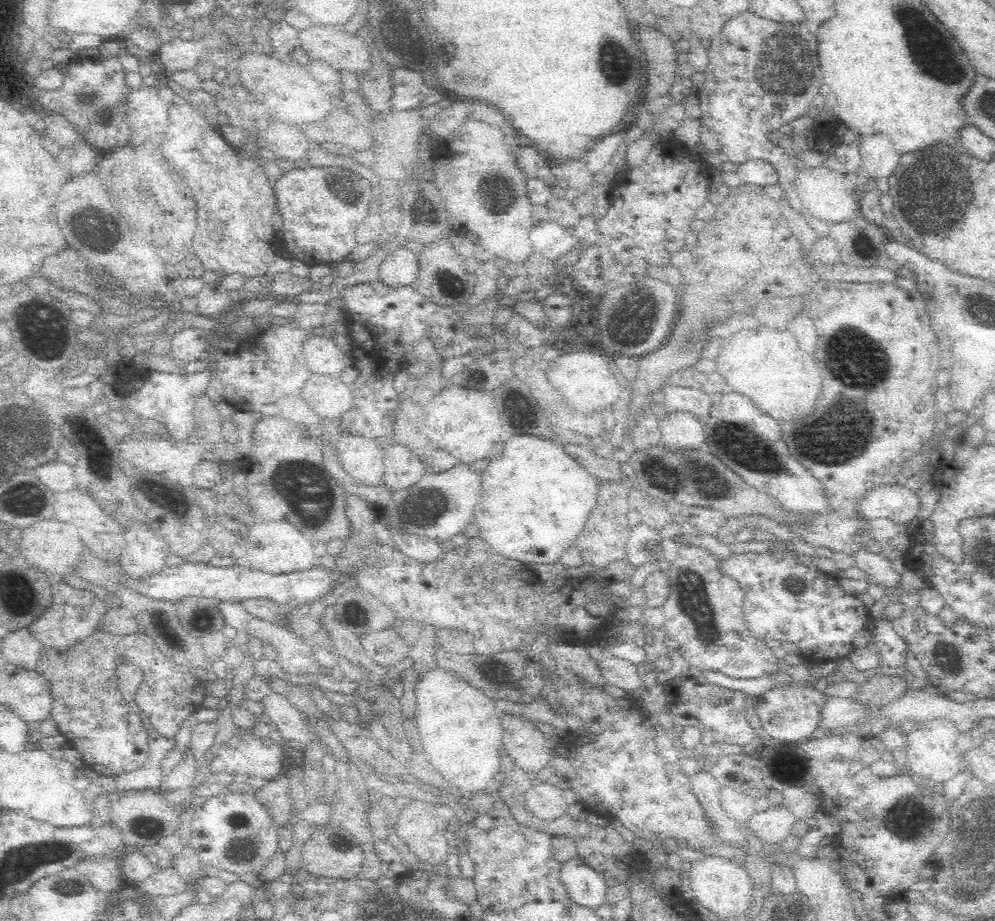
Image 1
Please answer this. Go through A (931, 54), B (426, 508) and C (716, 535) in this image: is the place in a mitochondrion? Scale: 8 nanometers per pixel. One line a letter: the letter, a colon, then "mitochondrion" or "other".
A: mitochondrion
B: mitochondrion
C: other

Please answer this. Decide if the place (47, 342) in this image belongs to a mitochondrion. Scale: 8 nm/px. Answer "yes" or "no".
yes

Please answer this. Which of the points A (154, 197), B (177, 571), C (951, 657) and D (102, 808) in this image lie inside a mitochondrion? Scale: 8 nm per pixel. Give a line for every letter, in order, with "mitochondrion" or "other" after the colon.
A: other
B: other
C: mitochondrion
D: other

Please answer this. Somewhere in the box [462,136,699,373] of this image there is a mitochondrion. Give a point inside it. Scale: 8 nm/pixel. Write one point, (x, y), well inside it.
(495, 187)

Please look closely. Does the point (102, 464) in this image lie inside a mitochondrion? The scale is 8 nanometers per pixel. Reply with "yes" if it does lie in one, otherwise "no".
yes

